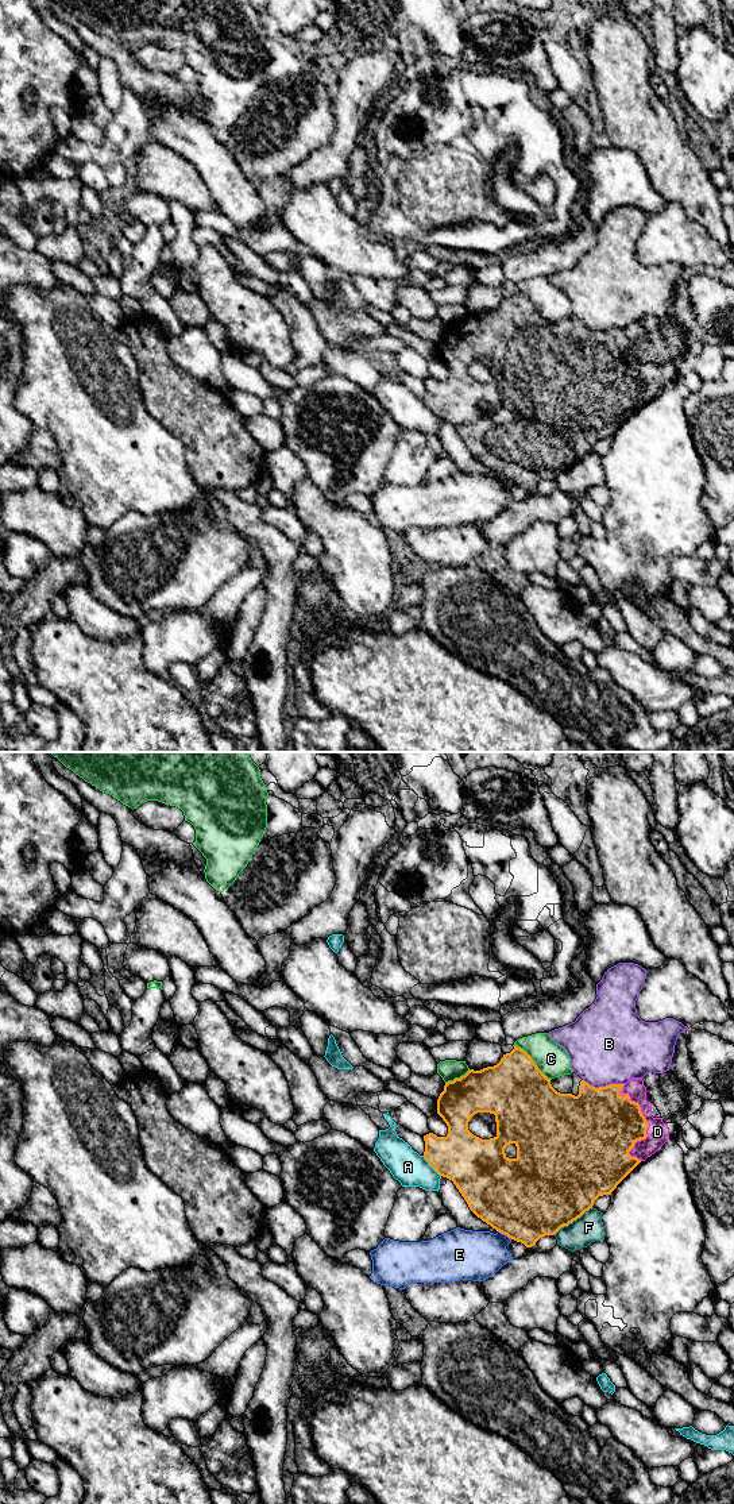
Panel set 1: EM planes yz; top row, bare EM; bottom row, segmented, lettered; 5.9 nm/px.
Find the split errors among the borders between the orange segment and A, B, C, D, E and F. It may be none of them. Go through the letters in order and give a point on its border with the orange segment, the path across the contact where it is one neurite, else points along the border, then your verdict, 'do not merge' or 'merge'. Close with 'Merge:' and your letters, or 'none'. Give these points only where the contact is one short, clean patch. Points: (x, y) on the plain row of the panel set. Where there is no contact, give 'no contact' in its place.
A: contact yz (431, 409); do not merge
B: contact yz (603, 331); do not merge
C: contact yz (533, 305); do not merge
D: contact yz (646, 366); merge
E: contact yz (505, 478); do not merge
F: contact yz (572, 465); do not merge
Merge: D

